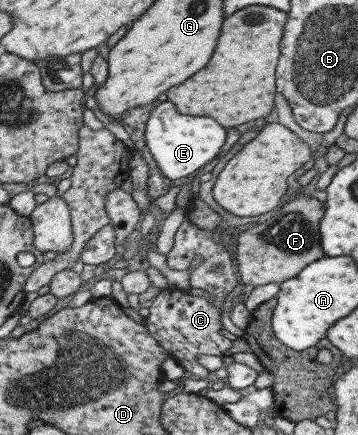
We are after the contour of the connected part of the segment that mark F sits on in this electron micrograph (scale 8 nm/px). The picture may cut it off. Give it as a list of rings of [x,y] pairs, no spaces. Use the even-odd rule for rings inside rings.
[[[299,191],[295,195],[295,199],[291,199],[287,205],[271,211],[268,217],[259,216],[259,221],[255,221],[255,229],[247,229],[238,235],[237,260],[239,264],[239,273],[242,281],[249,288],[255,288],[267,283],[281,283],[295,277],[297,273],[309,265],[311,261],[317,261],[319,257],[325,257],[323,249],[321,249],[321,235],[319,235],[319,221],[325,213],[325,203],[321,203],[319,199],[311,199],[305,197],[303,191]]]

